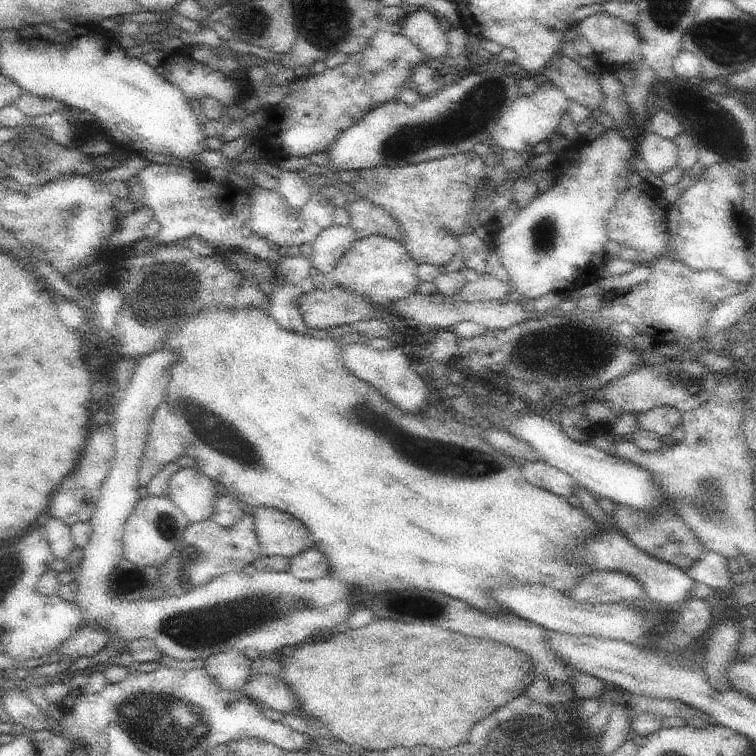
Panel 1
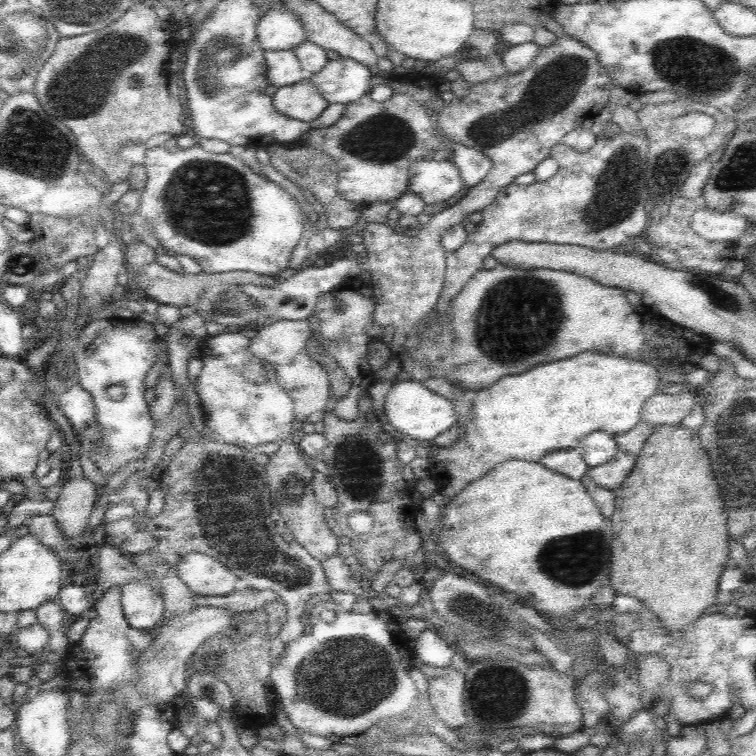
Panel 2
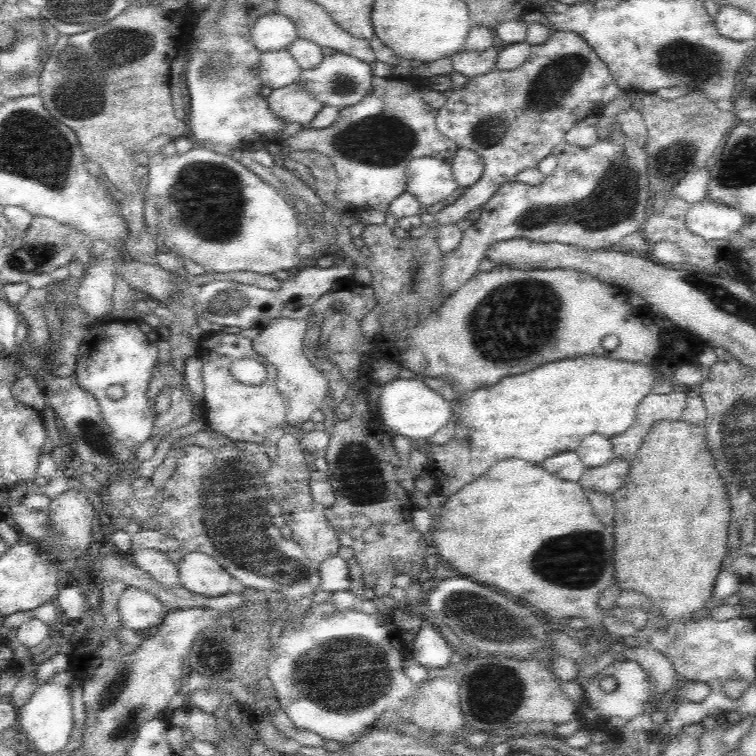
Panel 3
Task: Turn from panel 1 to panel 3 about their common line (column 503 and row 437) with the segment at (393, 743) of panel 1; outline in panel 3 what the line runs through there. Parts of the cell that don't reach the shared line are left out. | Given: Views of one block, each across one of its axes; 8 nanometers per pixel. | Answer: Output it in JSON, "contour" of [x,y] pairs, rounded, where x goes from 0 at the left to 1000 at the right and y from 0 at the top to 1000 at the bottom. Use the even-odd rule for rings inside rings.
{"contour":[[[902,553],[897,556],[876,554],[862,560],[857,574],[847,586],[839,608],[833,610],[833,619],[828,628],[828,638],[817,651],[810,653],[812,672],[815,672],[815,690],[812,690],[812,743],[815,743],[813,766],[820,771],[821,780],[844,780],[862,792],[862,798],[878,813],[881,819],[890,820],[913,820],[917,810],[926,807],[933,798],[940,792],[942,778],[947,761],[954,755],[952,747],[963,728],[962,709],[963,690],[966,690],[966,659],[958,643],[955,630],[947,622],[944,603],[937,595],[937,583],[934,583],[934,567],[931,560],[915,560]]]}

